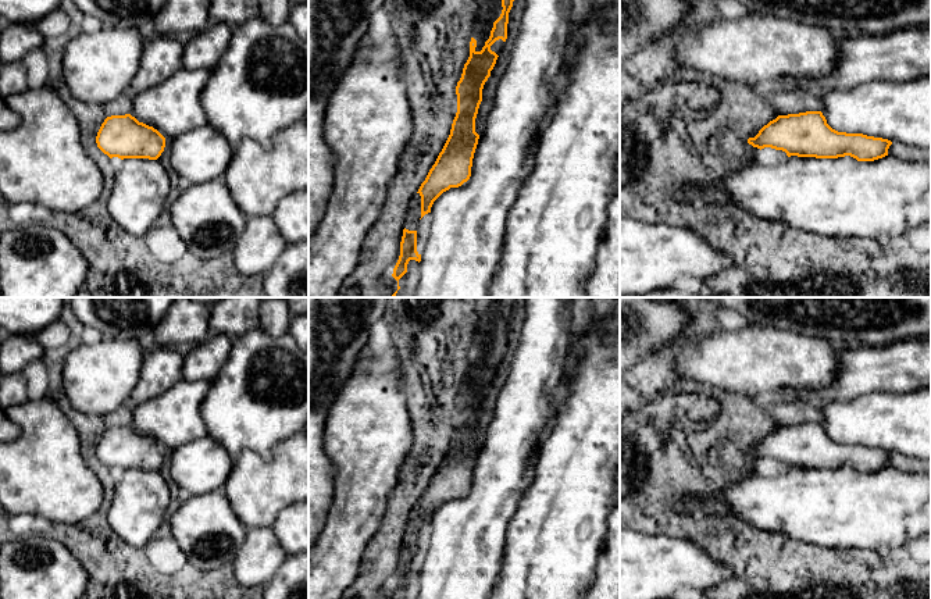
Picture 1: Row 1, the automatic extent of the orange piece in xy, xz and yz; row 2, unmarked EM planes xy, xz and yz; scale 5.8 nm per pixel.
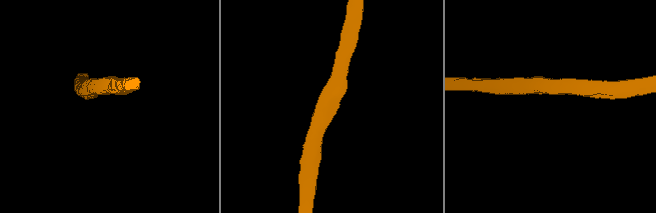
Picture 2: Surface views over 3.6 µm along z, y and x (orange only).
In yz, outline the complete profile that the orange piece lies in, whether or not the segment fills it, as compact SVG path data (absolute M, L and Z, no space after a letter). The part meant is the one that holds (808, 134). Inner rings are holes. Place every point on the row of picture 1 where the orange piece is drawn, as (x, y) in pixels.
M821 111L778 115L764 125L748 143L757 149L782 150L788 157L838 158L850 156L857 161L874 161L888 156L891 140L846 133L832 129Z

